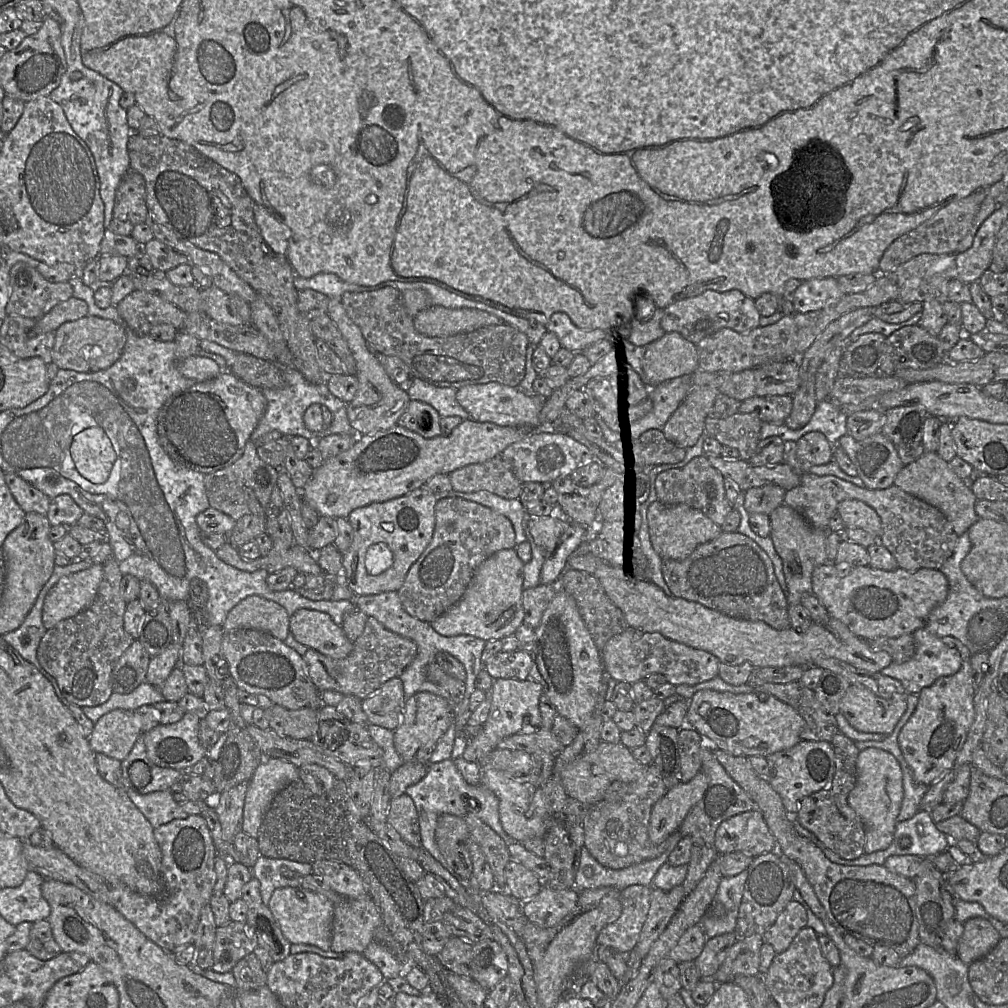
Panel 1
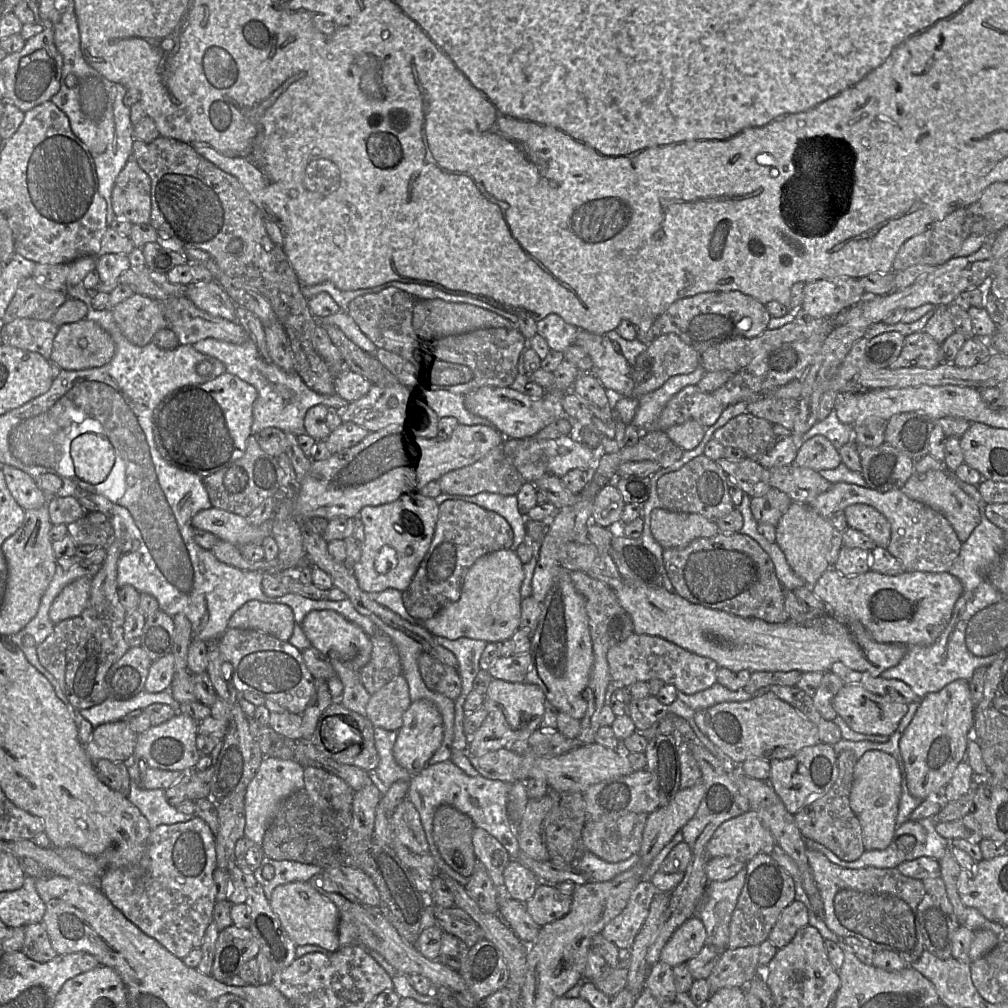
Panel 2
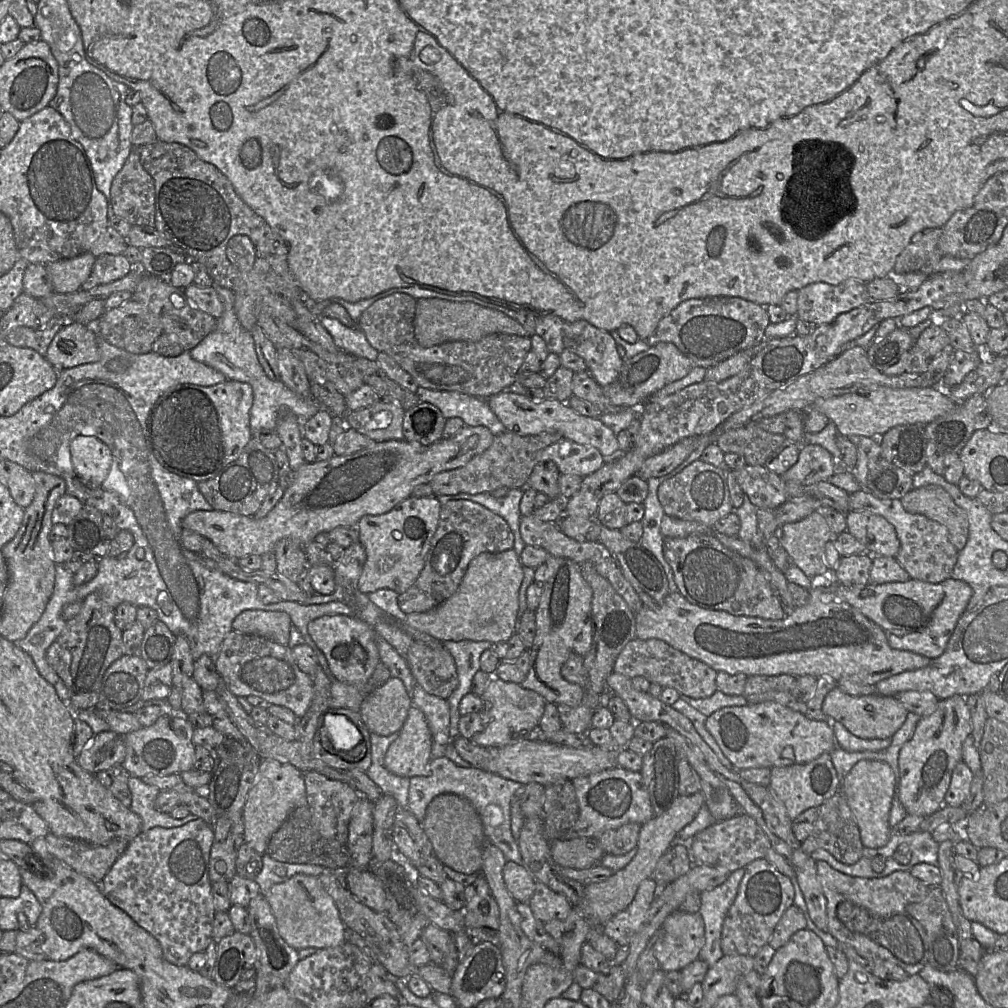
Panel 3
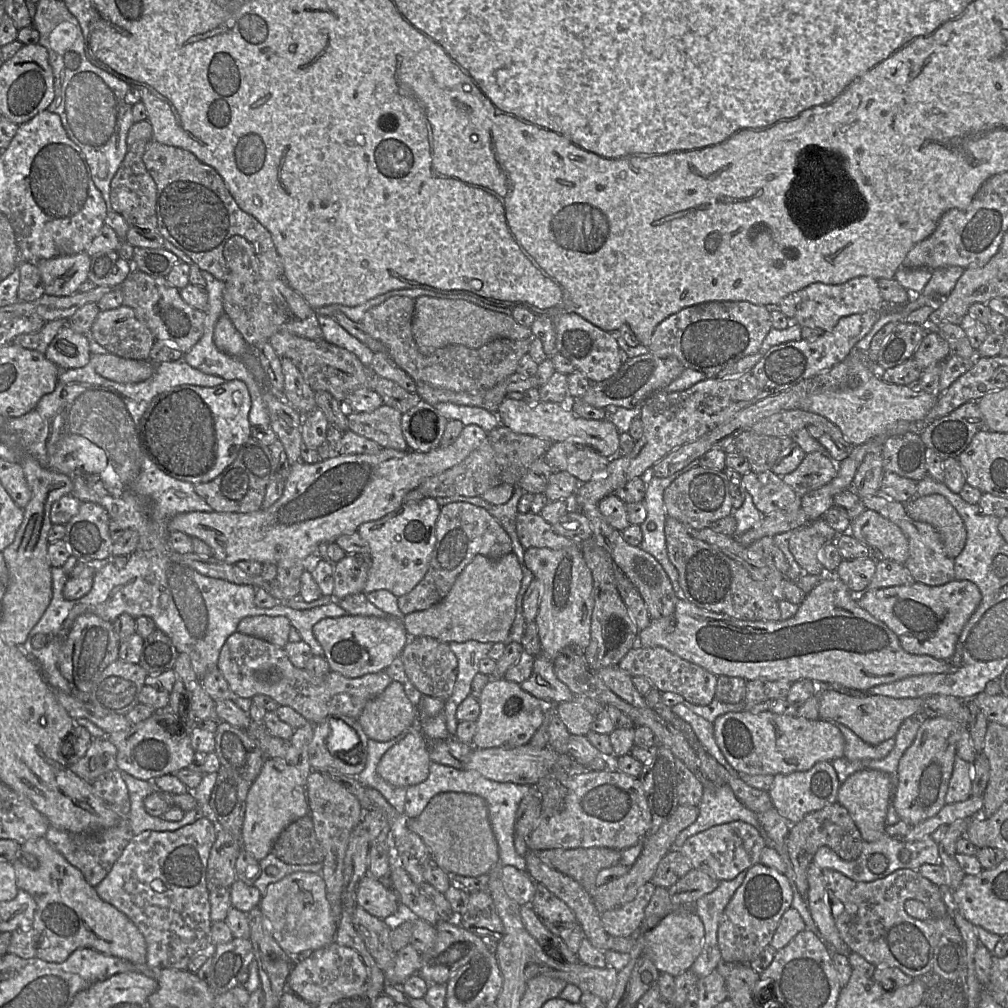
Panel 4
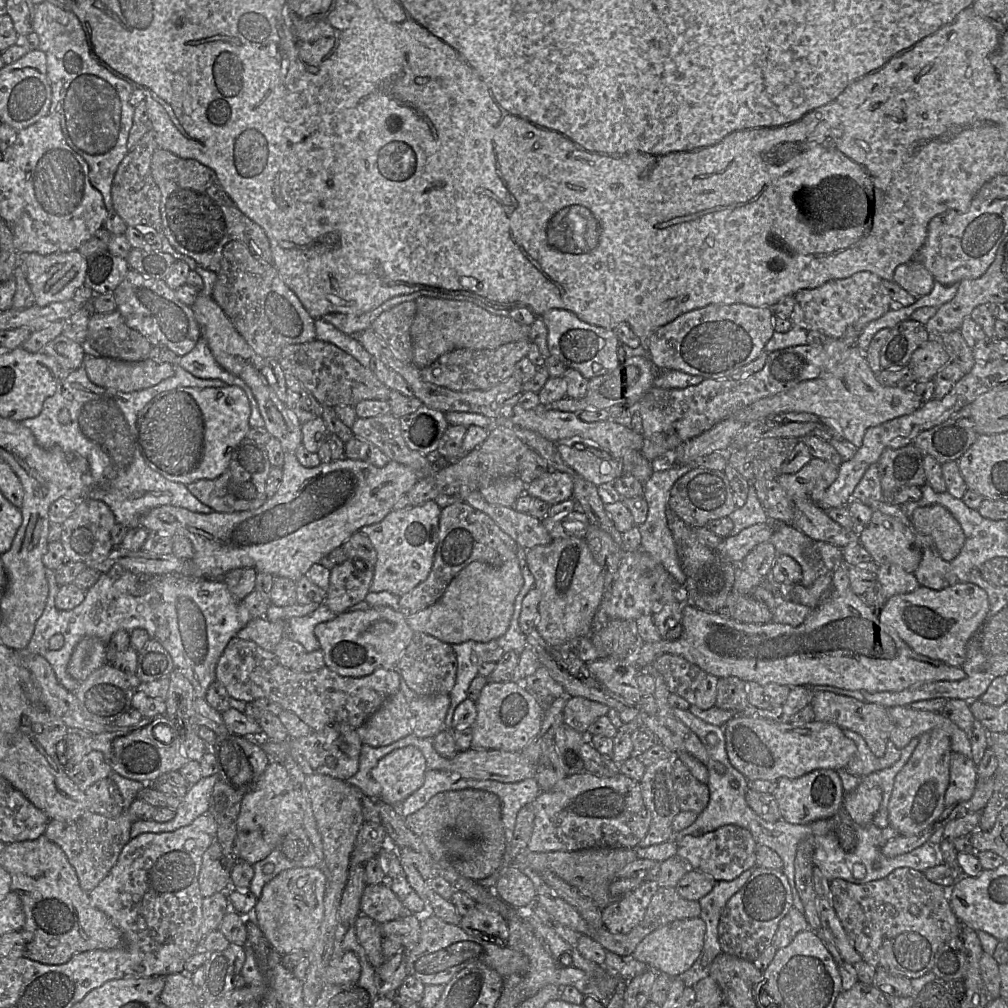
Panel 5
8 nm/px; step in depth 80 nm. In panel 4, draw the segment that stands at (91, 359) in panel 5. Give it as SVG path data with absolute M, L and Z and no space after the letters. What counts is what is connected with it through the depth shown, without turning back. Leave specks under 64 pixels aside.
M110 353L98 354L96 372L111 381L118 383L138 383L149 379L155 364L150 360L133 360Z

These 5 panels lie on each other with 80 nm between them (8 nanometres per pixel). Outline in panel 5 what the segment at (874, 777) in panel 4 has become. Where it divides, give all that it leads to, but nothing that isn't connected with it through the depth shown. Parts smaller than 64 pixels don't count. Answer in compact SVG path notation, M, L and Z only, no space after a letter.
M862 779L854 790L845 793L843 809L854 823L868 826L873 822L881 802L881 789L877 786L868 786Z

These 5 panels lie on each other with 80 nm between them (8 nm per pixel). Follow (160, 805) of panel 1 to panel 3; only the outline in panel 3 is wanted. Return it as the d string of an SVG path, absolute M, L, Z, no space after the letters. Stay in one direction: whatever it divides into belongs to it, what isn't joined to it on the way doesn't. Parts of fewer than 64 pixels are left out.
M130 775L128 785L131 791L130 809L141 818L141 832L153 827L176 828L198 819L191 813L182 819L175 819L170 814L157 811L154 802L161 790L140 778Z

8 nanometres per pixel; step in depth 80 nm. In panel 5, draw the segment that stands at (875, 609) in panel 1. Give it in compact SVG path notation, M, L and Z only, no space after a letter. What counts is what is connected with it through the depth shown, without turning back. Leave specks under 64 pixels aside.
M960 582L933 590L918 586L914 591L891 597L877 613L879 620L892 628L918 654L962 667L969 639L989 611L985 590L971 582Z

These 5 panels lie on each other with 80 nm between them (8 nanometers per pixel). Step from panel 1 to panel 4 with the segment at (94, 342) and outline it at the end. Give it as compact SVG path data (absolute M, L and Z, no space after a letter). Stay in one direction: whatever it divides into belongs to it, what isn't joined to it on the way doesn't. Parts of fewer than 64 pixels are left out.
M65 325L50 342L44 356L58 367L82 368L90 362L90 344L84 334Z

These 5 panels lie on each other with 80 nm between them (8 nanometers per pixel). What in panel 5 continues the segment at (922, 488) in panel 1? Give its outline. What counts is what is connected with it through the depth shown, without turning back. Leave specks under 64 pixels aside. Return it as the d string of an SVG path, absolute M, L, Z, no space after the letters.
M943 505L917 507L912 512L911 521L916 531L933 539L944 560L950 562L960 553L965 534L957 519Z

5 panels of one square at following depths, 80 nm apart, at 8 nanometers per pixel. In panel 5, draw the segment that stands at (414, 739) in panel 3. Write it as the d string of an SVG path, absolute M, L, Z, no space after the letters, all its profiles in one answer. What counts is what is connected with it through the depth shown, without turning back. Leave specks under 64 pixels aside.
M415 746L391 751L371 770L380 786L378 799L392 806L400 804L423 784L427 770L426 760Z

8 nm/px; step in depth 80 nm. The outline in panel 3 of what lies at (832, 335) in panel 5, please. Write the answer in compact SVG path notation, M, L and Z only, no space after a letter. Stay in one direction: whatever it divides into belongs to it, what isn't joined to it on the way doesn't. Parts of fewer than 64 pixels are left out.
M849 278L837 285L811 283L798 290L796 317L816 325L827 324L870 300L867 284L860 279Z

